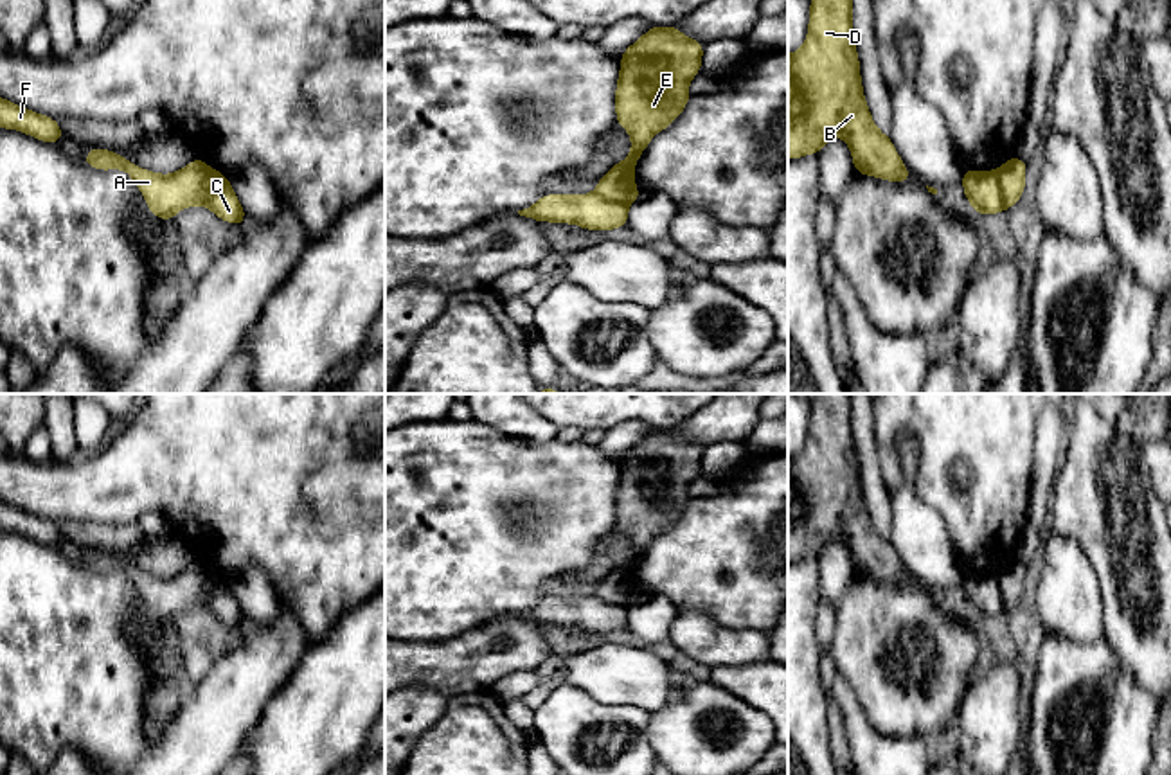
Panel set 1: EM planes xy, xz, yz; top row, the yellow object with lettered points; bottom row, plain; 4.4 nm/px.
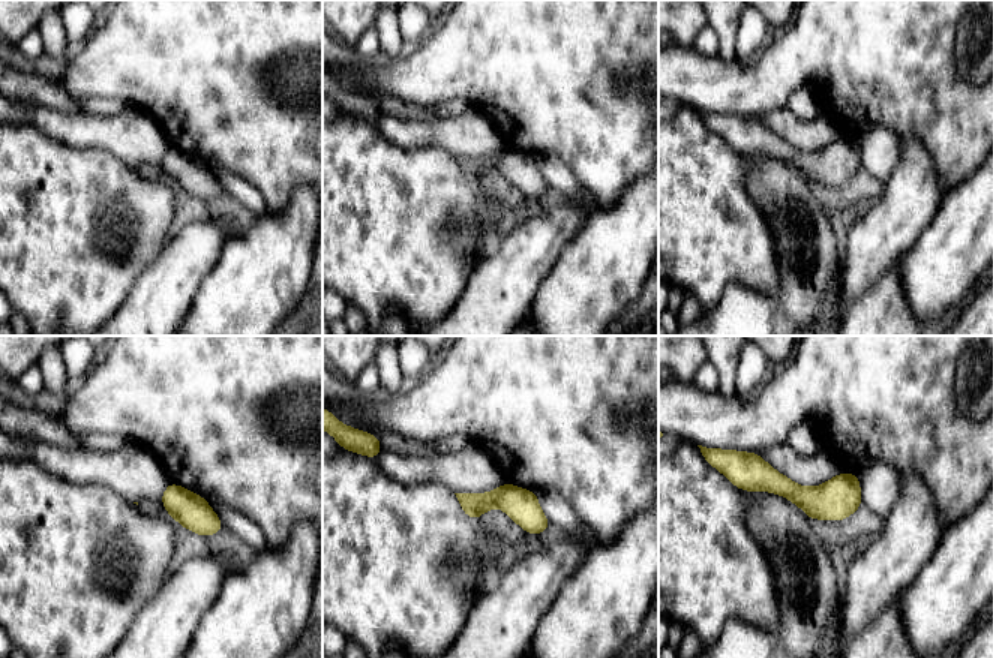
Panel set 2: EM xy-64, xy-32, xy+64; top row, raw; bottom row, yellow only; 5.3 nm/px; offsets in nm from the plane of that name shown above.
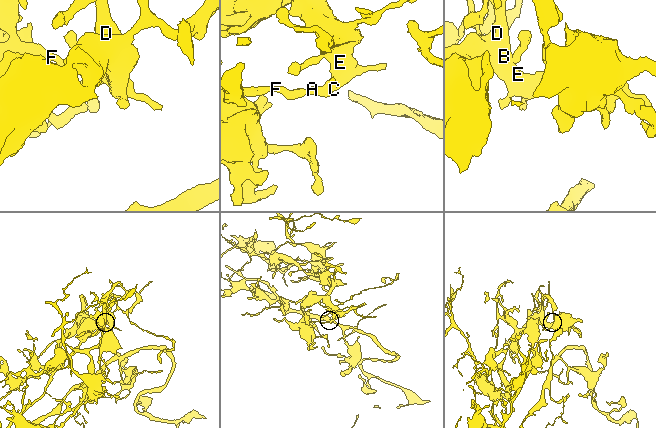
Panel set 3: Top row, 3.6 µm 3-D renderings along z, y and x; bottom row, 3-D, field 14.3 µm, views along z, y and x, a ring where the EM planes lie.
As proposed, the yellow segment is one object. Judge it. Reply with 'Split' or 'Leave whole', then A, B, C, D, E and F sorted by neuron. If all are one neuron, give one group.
Leave whole. Groups: A B C D E F

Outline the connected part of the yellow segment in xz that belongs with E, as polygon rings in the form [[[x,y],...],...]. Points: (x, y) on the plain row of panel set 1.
[[[676,428],[655,430],[639,441],[621,459],[621,477],[615,494],[617,527],[630,534],[631,554],[626,563],[615,566],[601,583],[594,597],[543,597],[534,608],[518,613],[520,619],[554,626],[574,626],[585,633],[624,631],[628,608],[642,599],[633,586],[635,566],[655,536],[666,532],[693,500],[689,484],[702,473],[703,446],[685,441]]]

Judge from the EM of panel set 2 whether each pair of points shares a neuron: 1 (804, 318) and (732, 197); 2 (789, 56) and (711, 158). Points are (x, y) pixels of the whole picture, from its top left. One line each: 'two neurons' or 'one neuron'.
1: two neurons
2: two neurons

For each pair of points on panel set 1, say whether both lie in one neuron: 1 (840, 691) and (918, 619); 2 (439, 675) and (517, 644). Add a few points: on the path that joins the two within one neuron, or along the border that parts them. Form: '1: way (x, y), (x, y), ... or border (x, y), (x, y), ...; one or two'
1: border (837, 673), (851, 687), (869, 721); two
2: way (459, 666), (497, 648); one

